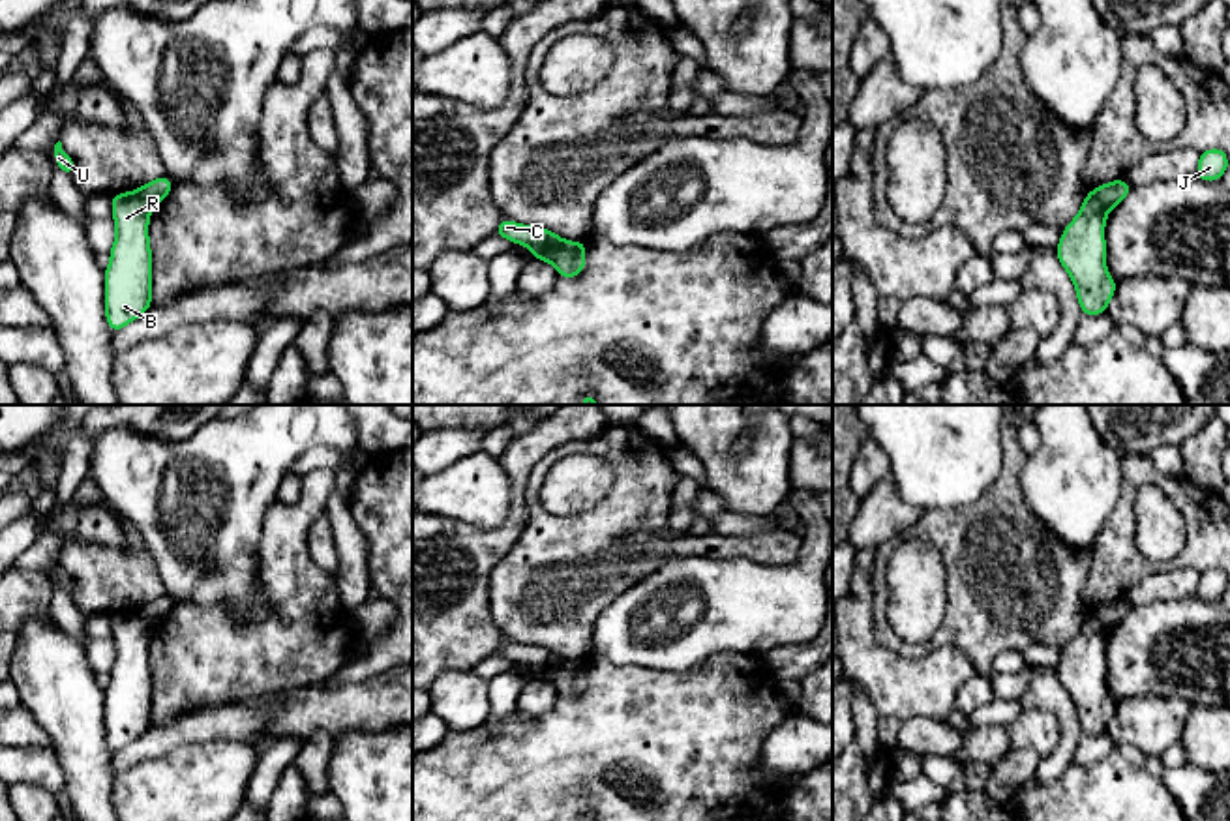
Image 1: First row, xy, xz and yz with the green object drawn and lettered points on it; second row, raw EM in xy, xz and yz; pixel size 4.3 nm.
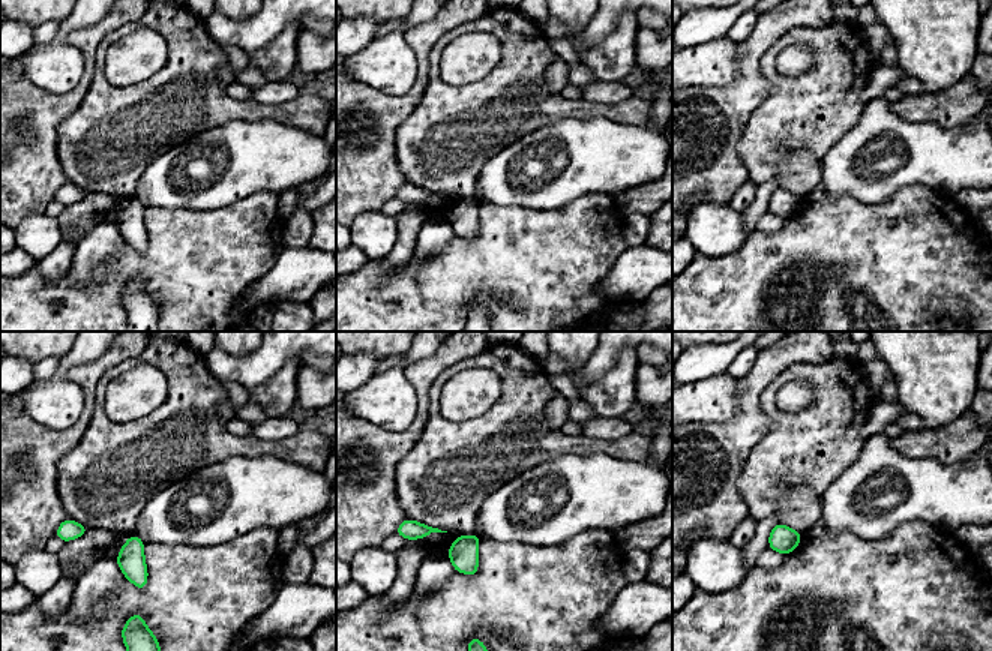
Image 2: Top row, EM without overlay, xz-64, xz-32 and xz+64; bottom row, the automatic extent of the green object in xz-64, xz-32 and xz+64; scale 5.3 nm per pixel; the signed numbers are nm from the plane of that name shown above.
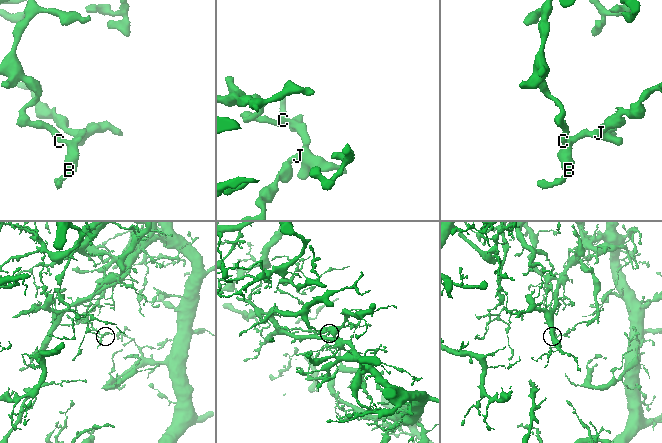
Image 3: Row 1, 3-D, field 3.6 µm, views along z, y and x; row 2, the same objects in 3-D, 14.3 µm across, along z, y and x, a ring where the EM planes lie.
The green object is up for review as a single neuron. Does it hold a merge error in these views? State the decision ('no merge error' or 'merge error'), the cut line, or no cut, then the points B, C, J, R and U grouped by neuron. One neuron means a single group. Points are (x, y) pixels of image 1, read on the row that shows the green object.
merge error; cut in xz along (569, 242), (552, 263); B C R U / J

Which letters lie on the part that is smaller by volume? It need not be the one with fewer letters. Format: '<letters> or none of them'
B, C, R, U

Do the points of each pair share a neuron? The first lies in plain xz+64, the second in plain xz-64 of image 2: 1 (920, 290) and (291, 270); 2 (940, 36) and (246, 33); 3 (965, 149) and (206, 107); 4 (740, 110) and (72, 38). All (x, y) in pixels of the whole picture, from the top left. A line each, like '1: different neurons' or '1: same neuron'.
1: different neurons
2: different neurons
3: different neurons
4: same neuron

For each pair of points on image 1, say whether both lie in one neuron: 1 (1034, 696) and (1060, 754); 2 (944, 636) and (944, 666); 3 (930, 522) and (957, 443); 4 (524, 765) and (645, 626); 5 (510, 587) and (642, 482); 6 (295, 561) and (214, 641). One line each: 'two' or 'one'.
1: one
2: two
3: two
4: two
5: one
6: one

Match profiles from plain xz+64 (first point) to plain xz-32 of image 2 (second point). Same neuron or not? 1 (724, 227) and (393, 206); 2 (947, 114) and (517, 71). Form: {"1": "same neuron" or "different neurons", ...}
{"1": "different neurons", "2": "same neuron"}

